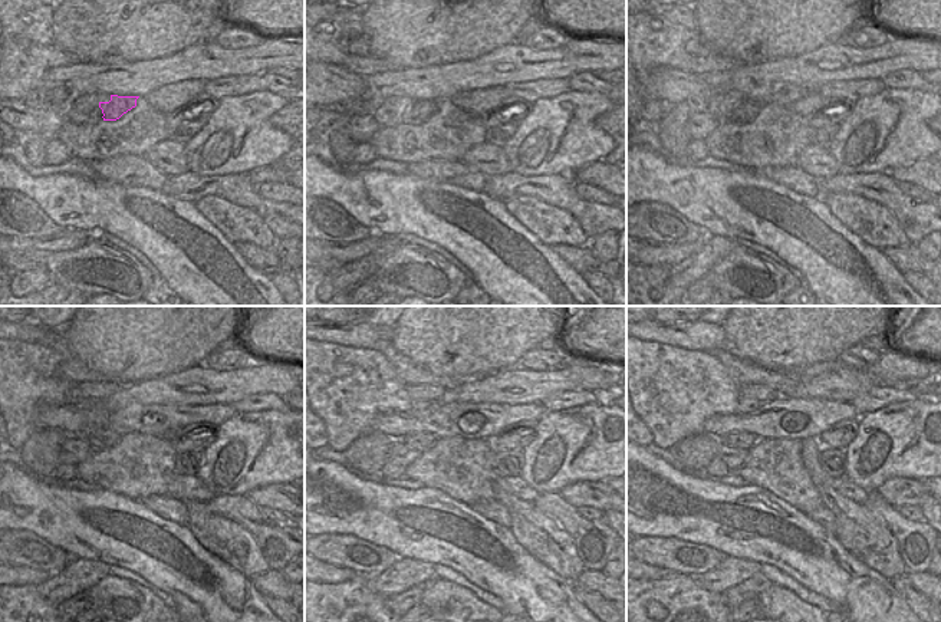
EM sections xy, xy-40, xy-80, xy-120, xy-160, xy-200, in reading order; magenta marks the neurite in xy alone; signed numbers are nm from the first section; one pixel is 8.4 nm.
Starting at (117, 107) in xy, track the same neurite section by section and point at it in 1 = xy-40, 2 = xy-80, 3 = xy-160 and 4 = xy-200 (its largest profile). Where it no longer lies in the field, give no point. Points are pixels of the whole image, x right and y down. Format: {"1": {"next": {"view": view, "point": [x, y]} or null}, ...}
{"1": {"next": {"view": "xy-40", "point": [421, 112]}}, "2": {"next": {"view": "xy-80", "point": [744, 112]}}, "3": {"next": {"view": "xy-160", "point": [424, 440]}}, "4": {"next": {"view": "xy-200", "point": [737, 440]}}}

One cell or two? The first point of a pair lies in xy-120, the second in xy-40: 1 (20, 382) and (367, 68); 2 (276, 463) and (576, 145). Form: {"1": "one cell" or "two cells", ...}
{"1": "two cells", "2": "one cell"}

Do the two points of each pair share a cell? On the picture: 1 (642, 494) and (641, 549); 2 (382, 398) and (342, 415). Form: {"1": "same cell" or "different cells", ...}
{"1": "different cells", "2": "same cell"}

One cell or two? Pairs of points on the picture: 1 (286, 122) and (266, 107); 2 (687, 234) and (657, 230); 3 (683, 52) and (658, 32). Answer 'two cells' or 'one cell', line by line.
1: two cells
2: one cell
3: one cell

